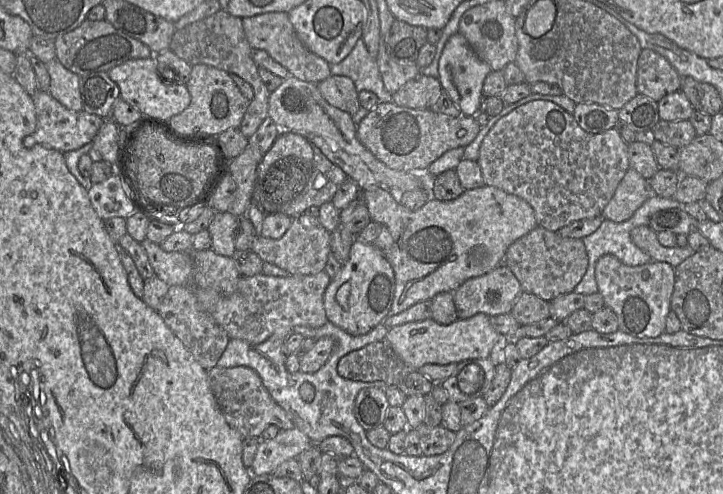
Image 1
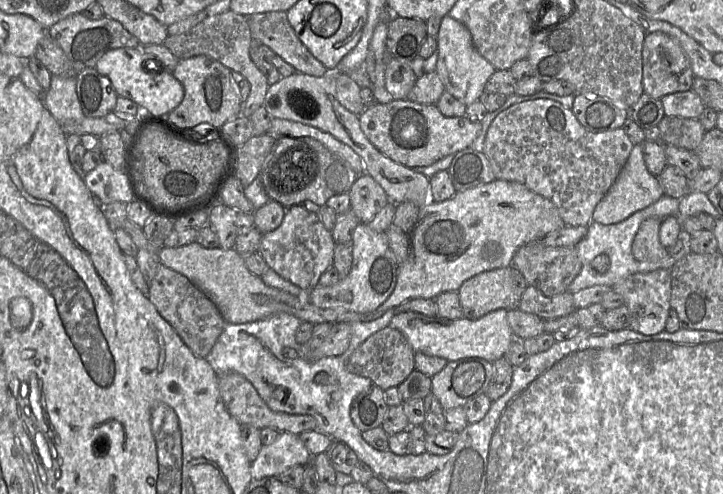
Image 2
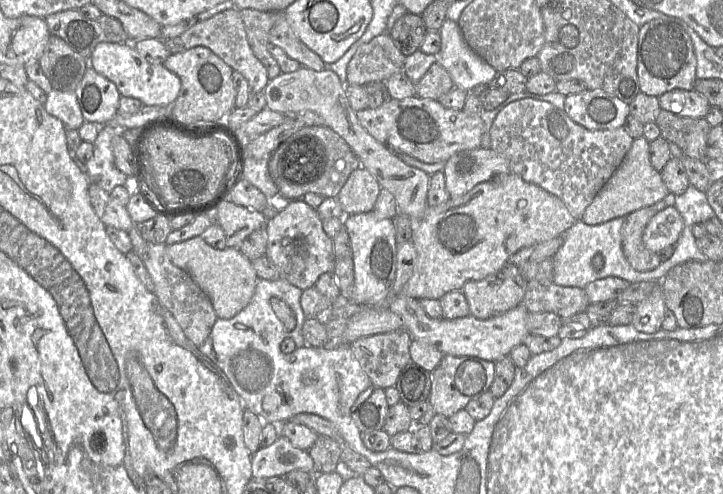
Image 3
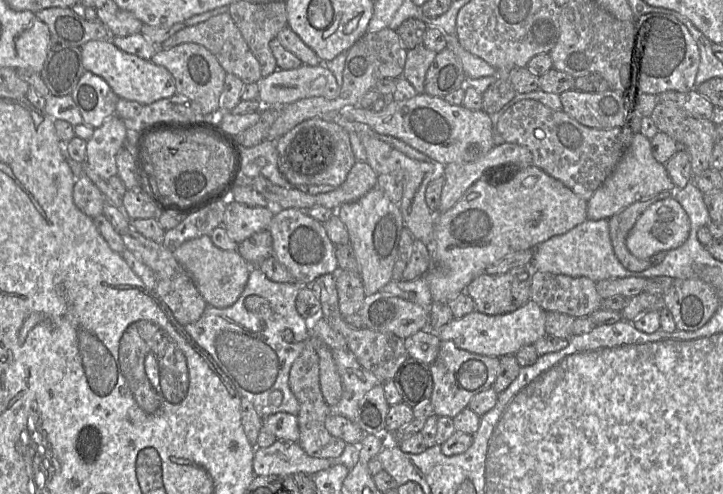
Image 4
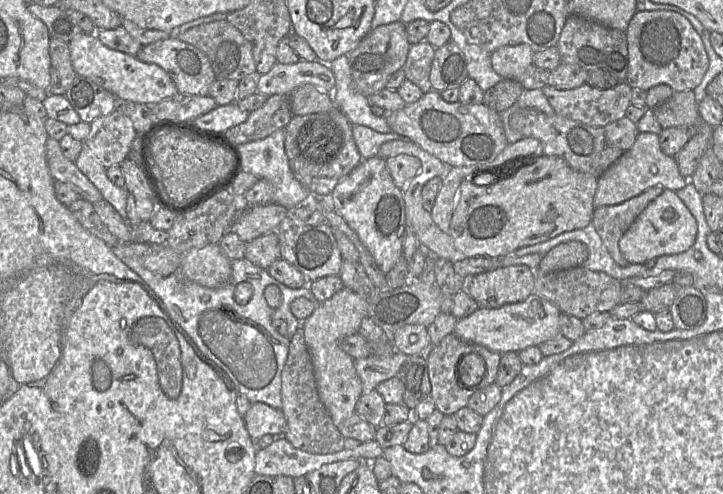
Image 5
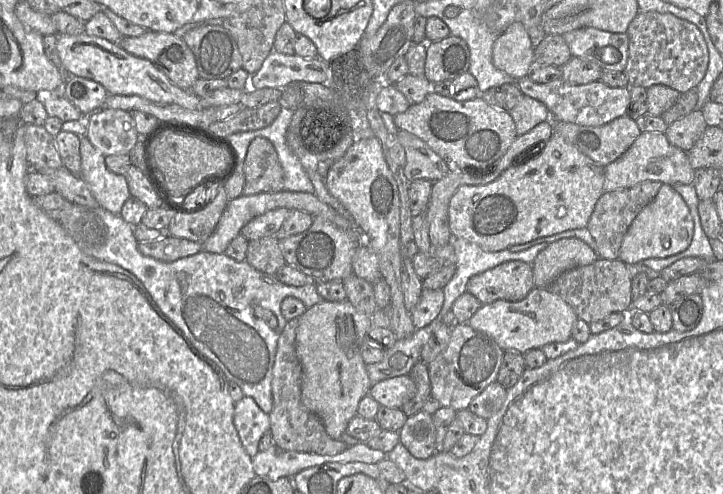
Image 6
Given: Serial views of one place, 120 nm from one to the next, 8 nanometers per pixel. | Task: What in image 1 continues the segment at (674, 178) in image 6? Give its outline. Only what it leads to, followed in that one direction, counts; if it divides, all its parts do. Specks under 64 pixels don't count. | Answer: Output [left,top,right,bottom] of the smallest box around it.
[601,167,651,222]

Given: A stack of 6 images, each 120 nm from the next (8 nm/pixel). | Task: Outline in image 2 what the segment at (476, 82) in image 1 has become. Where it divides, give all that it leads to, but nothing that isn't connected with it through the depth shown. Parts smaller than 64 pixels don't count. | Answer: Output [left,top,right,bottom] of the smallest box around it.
[436,15,496,105]

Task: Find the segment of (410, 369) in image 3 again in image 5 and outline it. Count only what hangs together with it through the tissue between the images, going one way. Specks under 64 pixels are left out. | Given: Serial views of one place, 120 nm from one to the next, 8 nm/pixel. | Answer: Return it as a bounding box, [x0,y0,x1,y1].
[396,354,431,410]

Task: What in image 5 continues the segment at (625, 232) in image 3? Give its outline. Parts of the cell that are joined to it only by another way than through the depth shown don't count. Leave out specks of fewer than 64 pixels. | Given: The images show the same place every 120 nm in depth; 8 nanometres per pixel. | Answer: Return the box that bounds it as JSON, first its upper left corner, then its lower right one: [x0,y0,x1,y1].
[591,186,664,265]

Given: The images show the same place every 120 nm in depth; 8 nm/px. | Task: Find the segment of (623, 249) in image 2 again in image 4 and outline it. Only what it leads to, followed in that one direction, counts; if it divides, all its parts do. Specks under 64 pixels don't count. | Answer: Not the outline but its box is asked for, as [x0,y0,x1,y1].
[530,219,639,283]

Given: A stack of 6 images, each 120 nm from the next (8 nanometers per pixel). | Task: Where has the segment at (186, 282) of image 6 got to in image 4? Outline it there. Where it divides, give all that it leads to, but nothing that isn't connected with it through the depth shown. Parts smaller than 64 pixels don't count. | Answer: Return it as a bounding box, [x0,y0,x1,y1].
[183,266,311,418]

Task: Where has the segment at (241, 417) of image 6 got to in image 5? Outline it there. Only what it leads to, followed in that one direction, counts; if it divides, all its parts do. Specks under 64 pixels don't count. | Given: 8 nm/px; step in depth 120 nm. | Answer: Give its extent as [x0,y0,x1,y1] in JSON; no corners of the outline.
[243,402,286,442]

